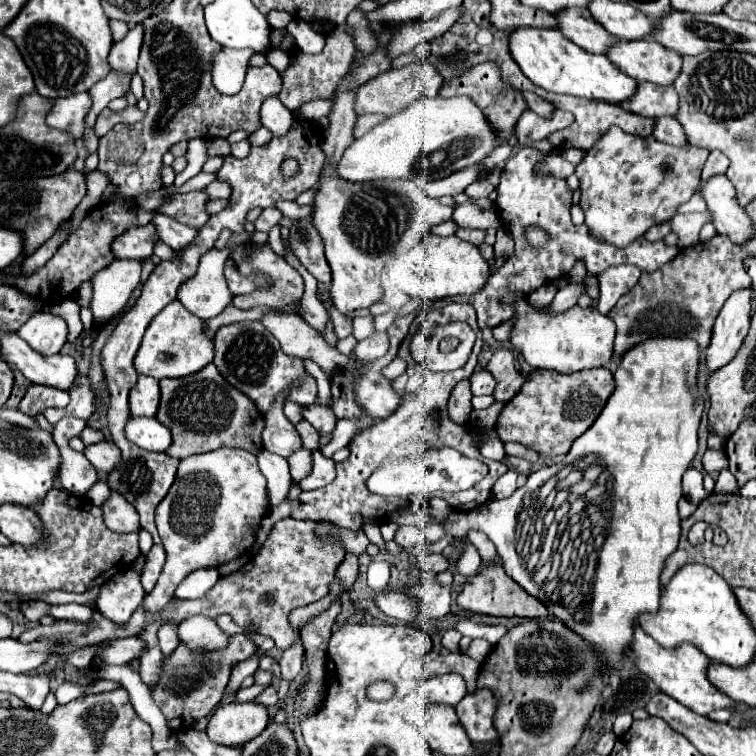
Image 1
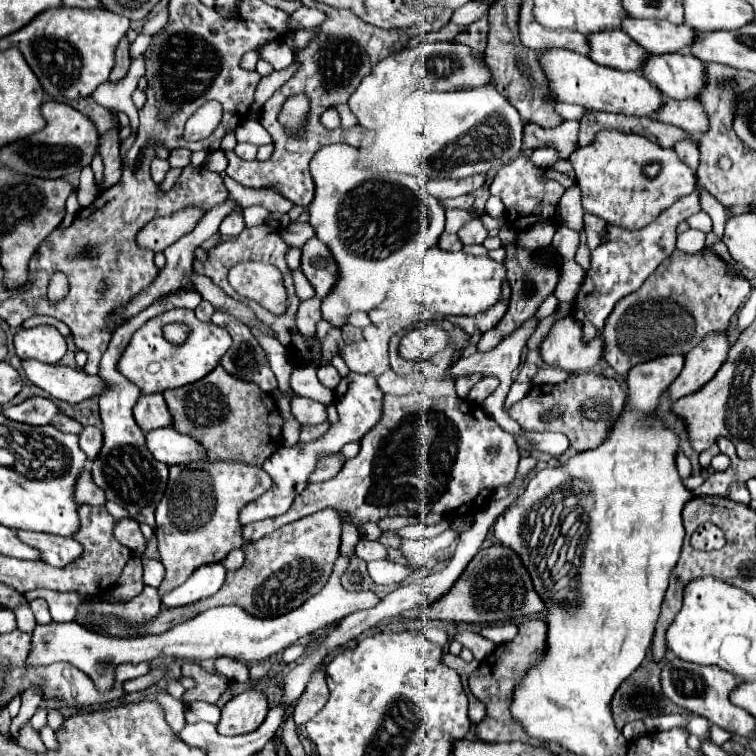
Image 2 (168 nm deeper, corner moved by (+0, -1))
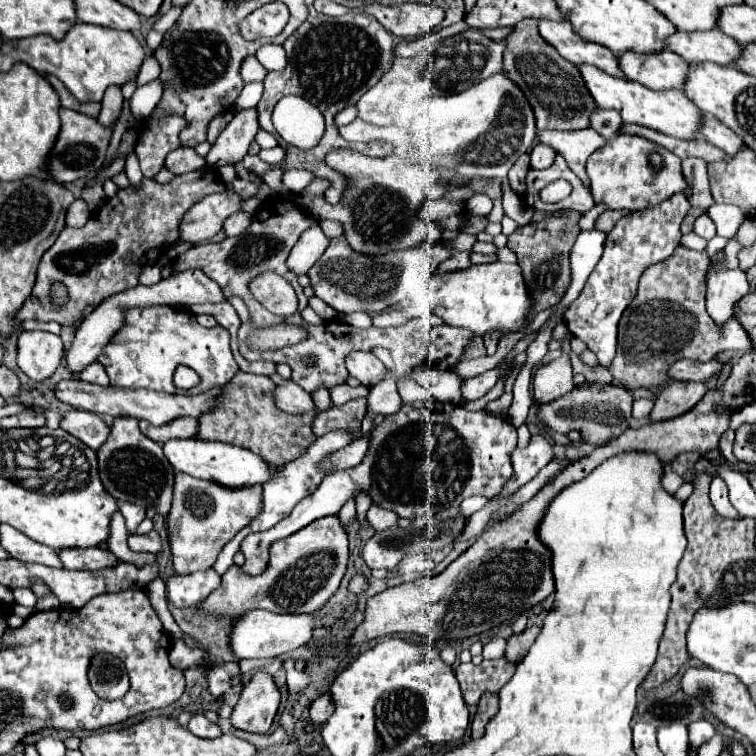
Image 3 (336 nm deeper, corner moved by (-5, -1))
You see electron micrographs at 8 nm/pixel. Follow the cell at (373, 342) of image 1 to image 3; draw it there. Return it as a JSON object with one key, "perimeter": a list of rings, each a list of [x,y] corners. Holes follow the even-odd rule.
{"perimeter":[[[353,352],[349,354],[349,358],[345,358],[345,364],[347,364],[349,376],[357,378],[367,388],[379,384],[385,376],[383,362],[371,352]]]}

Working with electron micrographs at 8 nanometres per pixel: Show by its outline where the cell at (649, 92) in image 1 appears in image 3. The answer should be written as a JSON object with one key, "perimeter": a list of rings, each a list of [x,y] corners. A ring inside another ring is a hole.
{"perimeter":[[[705,114],[705,126],[701,128],[701,136],[729,156],[735,156],[743,148],[743,140],[733,130],[729,130],[725,124],[717,122],[709,114]]]}

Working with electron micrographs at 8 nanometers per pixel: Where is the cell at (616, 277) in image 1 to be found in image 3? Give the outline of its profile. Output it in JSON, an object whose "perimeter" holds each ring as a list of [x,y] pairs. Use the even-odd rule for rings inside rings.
{"perimeter":[[[673,194],[667,200],[651,206],[649,210],[621,218],[607,234],[605,252],[601,260],[587,278],[579,298],[569,306],[565,314],[565,326],[569,328],[569,332],[575,338],[581,338],[589,346],[589,350],[597,354],[599,364],[603,368],[609,368],[609,360],[615,358],[619,320],[623,310],[631,304],[631,300],[637,294],[639,276],[647,266],[665,260],[679,246],[679,224],[687,210],[687,198],[683,194]]]}

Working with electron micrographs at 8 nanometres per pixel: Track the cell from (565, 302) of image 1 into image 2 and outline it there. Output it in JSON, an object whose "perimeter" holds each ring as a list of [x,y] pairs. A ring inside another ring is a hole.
{"perimeter":[[[532,316],[528,318],[520,328],[516,328],[510,336],[506,336],[494,350],[490,352],[476,352],[468,358],[460,358],[454,368],[452,376],[464,376],[464,374],[482,374],[482,376],[496,376],[500,380],[500,386],[510,388],[512,386],[512,372],[520,366],[522,350],[526,348],[530,336],[538,328],[540,318]]]}

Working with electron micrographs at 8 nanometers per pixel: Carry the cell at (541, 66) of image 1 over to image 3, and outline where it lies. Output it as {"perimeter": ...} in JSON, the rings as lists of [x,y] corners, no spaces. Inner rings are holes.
{"perimeter":[[[579,66],[579,70],[585,78],[585,84],[589,86],[589,92],[593,92],[597,106],[617,110],[625,124],[645,126],[645,128],[651,128],[651,130],[657,130],[657,132],[663,132],[667,136],[681,138],[681,140],[695,140],[697,138],[701,124],[703,124],[703,114],[693,104],[693,100],[687,98],[685,92],[681,92],[681,90],[655,92],[655,90],[641,86],[639,82],[613,78],[613,76],[605,74],[603,70],[593,68],[593,66]]]}

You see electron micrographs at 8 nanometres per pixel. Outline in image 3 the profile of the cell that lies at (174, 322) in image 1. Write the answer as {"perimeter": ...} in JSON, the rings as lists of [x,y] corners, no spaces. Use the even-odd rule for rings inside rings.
{"perimeter":[[[171,306],[129,308],[125,312],[125,326],[115,332],[111,342],[103,348],[97,362],[105,368],[115,388],[147,388],[169,394],[201,394],[209,386],[227,384],[239,370],[229,348],[229,332],[221,326],[203,328],[189,310],[175,310]],[[177,366],[195,370],[201,382],[191,390],[181,390],[173,384]]]}

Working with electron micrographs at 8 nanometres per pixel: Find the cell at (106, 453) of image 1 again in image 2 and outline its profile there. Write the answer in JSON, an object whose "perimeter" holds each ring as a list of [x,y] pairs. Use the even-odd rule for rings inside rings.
{"perimeter":[[[86,426],[84,432],[80,434],[80,448],[88,456],[88,460],[96,460],[96,456],[102,450],[102,442],[104,442],[102,430],[98,430],[96,426]]]}

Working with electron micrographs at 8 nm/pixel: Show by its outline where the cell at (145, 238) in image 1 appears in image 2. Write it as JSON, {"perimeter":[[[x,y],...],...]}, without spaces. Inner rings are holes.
{"perimeter":[[[188,208],[172,216],[154,218],[142,230],[138,230],[136,244],[152,252],[162,252],[166,246],[170,246],[180,236],[184,236],[188,230],[192,230],[192,226],[202,218],[202,214],[204,214],[202,210]]]}

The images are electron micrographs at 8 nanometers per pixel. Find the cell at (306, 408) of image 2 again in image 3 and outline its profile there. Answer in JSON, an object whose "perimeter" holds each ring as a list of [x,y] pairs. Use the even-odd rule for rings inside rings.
{"perimeter":[[[285,380],[283,384],[275,386],[275,406],[279,410],[285,410],[287,414],[303,414],[309,410],[317,410],[313,404],[313,398],[301,390],[293,380]]]}

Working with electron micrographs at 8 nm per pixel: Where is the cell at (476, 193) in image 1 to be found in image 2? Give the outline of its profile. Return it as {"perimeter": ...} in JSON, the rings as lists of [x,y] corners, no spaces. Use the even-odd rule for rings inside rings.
{"perimeter":[[[464,194],[464,196],[458,196],[458,198],[450,198],[450,200],[444,200],[442,202],[446,208],[472,208],[474,206],[474,196],[472,194]]]}

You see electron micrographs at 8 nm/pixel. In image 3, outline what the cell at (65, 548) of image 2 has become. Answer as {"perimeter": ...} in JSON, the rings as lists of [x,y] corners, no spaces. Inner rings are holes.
{"perimeter":[[[101,548],[89,550],[61,550],[59,558],[69,570],[105,570],[119,564],[113,552]]]}

